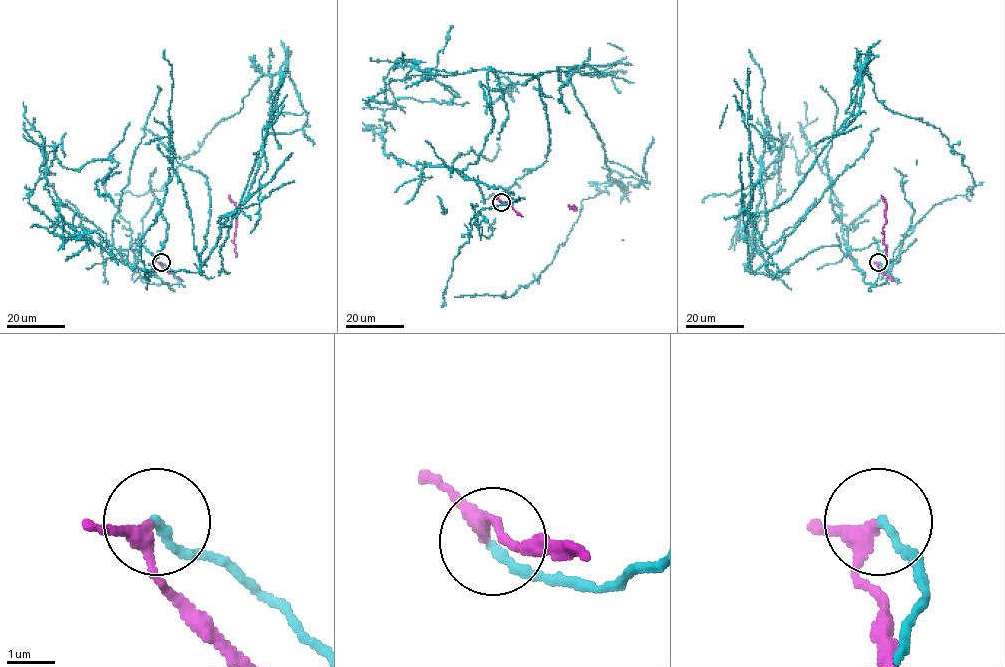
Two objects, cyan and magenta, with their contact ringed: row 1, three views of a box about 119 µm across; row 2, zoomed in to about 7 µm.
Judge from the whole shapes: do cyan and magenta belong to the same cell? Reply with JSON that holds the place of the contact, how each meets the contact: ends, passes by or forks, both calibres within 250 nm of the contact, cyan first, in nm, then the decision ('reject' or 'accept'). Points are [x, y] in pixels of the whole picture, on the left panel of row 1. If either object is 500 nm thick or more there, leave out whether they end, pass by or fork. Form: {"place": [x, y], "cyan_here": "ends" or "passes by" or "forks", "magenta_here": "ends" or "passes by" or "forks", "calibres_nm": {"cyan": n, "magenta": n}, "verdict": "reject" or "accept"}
{"place": [161, 262], "cyan_here": "ends", "magenta_here": "passes by", "calibres_nm": {"cyan": 160, "magenta": 260}, "verdict": "reject"}

